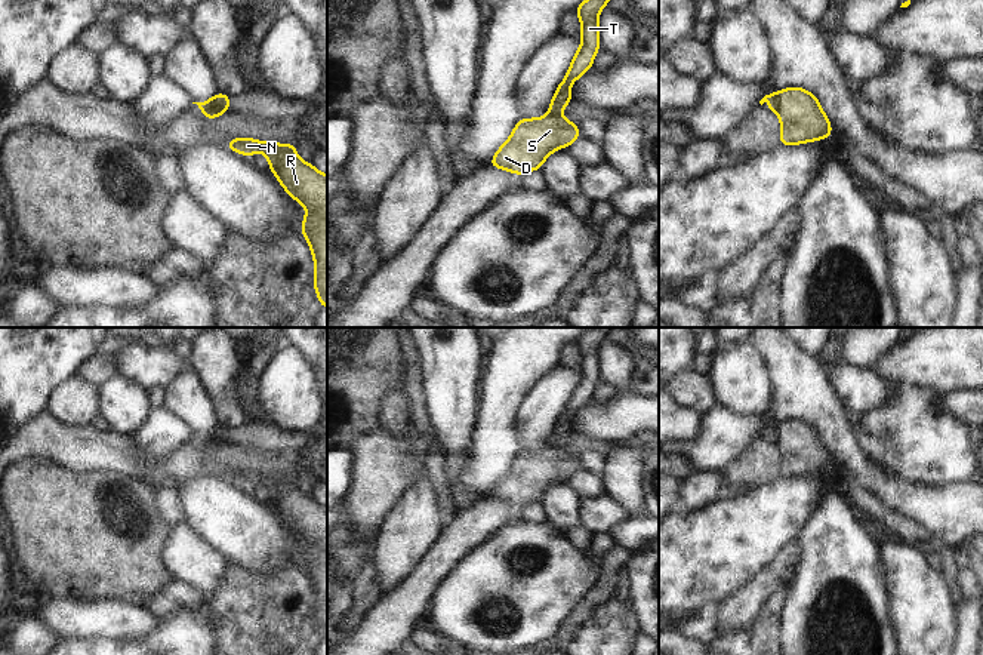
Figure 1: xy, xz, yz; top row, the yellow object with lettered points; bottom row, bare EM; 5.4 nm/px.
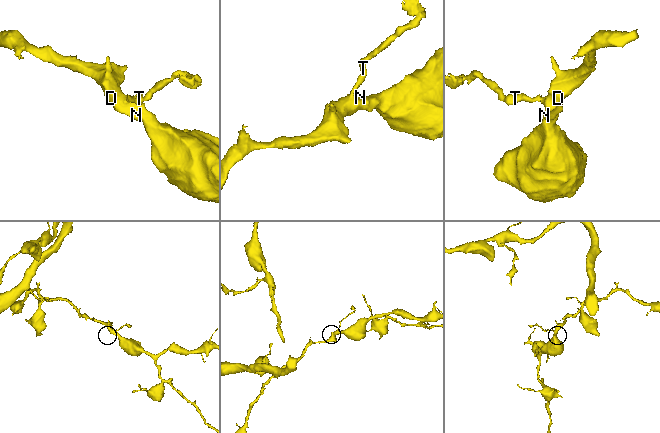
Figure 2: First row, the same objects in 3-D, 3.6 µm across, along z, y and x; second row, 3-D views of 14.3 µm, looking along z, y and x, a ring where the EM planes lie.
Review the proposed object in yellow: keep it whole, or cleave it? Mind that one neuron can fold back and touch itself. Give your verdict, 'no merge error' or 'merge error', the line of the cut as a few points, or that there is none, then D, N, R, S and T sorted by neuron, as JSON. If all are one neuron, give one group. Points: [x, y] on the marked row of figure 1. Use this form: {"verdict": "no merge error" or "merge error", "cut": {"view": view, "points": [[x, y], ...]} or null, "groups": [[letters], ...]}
{"verdict": "merge error", "cut": {"view": "xy", "points": [[221, 94], [218, 105], [225, 110]]}, "groups": [["D", "N", "R", "S"], ["T"]]}

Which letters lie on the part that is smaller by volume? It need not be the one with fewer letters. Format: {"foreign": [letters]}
{"foreign": ["T"]}

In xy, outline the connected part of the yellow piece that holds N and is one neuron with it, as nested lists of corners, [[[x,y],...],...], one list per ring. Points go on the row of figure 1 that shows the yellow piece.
[[[234,138],[227,148],[246,157],[262,151],[271,172],[292,199],[296,199],[309,213],[302,221],[302,234],[306,239],[315,262],[314,289],[323,308],[327,308],[327,175],[311,163],[298,157],[293,144],[269,144],[252,138]]]

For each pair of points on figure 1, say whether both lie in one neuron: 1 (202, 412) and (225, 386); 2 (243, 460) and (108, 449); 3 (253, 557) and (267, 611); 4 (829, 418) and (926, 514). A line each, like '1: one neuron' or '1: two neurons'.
1: two neurons
2: one neuron
3: two neurons
4: one neuron

